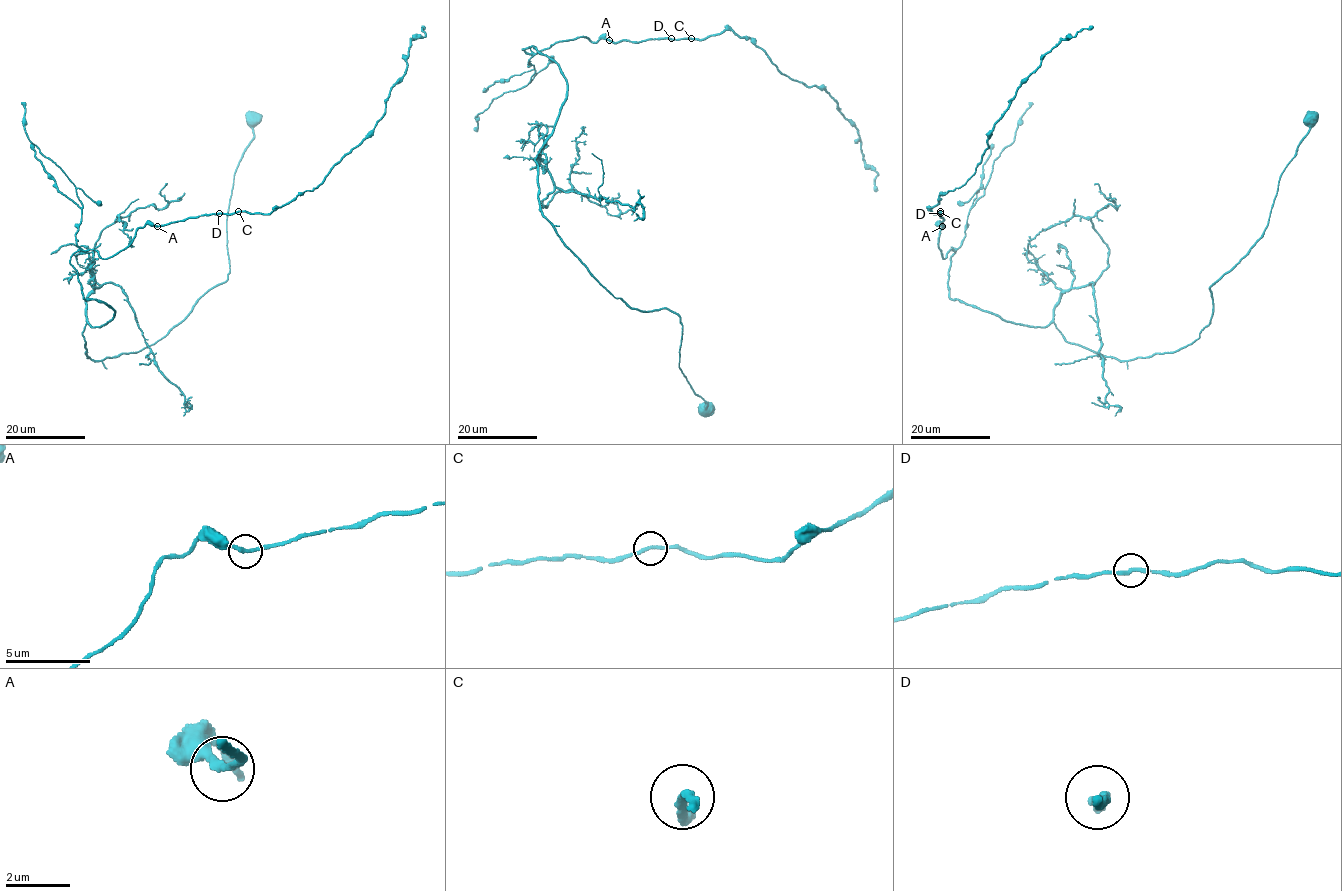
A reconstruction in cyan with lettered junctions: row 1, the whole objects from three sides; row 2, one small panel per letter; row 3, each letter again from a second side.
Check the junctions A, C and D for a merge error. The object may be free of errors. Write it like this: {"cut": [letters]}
{"cut": []}

